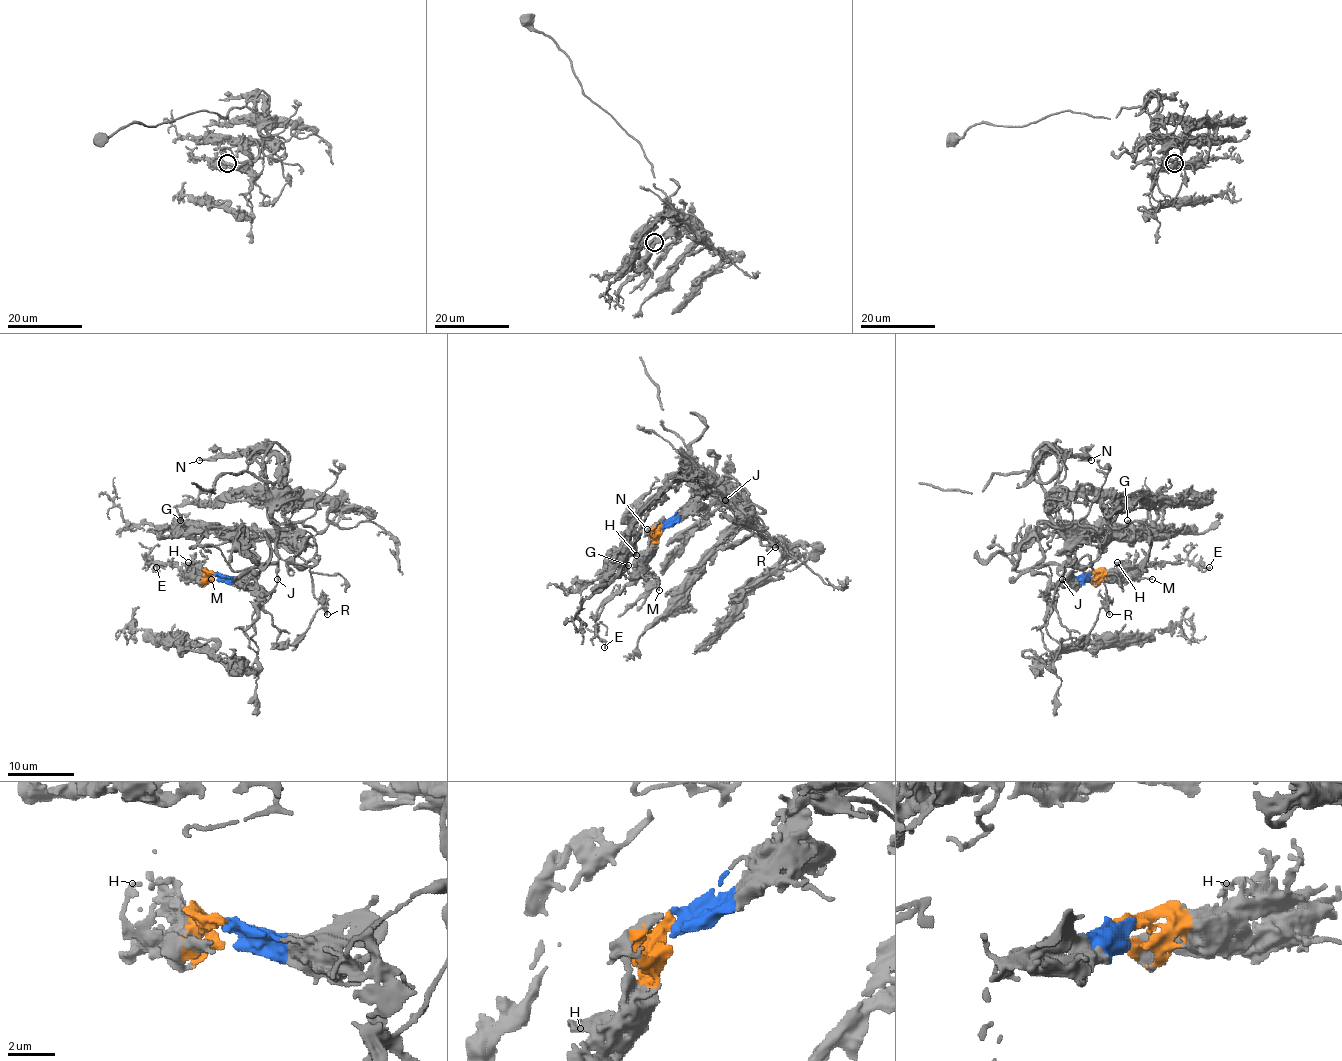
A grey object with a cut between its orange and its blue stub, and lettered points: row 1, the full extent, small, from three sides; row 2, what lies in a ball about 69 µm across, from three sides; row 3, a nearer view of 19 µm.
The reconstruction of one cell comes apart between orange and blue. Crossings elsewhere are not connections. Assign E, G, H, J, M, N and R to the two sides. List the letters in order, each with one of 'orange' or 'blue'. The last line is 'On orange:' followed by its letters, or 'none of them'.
E: orange
G: blue
H: orange
J: blue
M: orange
N: blue
R: blue
On orange: E, H, M

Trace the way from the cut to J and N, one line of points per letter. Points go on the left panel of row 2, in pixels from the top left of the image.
J: (214, 573), (241, 578), (246, 583), (271, 565), (277, 565), (277, 578)
N: (214, 573), (246, 583), (267, 565), (277, 565), (277, 528), (262, 468), (256, 462), (239, 450), (199, 460)

